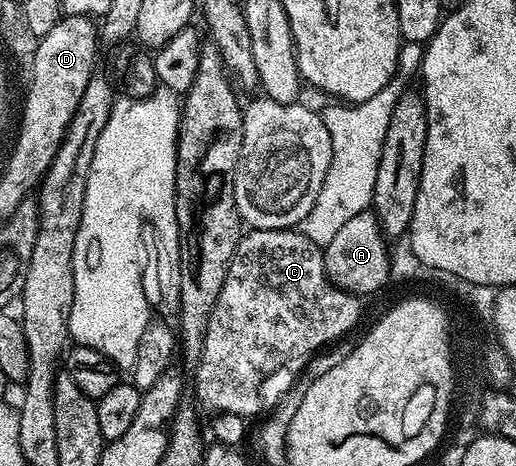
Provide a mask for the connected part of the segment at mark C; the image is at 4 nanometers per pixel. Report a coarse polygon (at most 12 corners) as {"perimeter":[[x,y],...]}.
{"perimeter":[[298,228],[244,232],[193,372],[248,419],[270,373],[346,338],[360,298]]}

